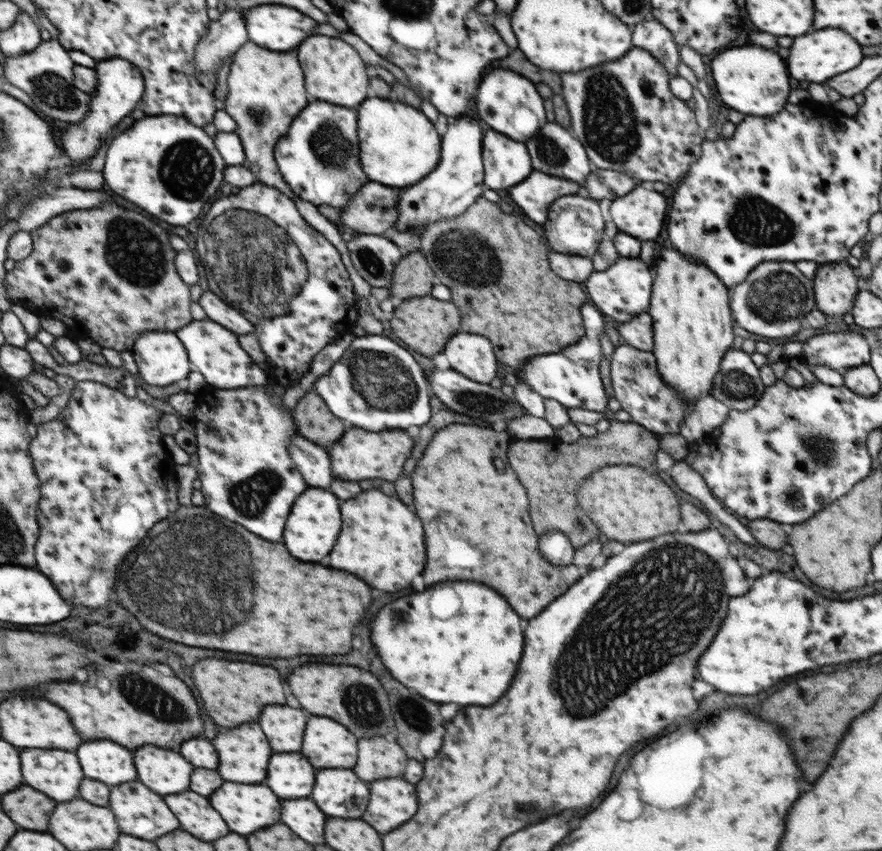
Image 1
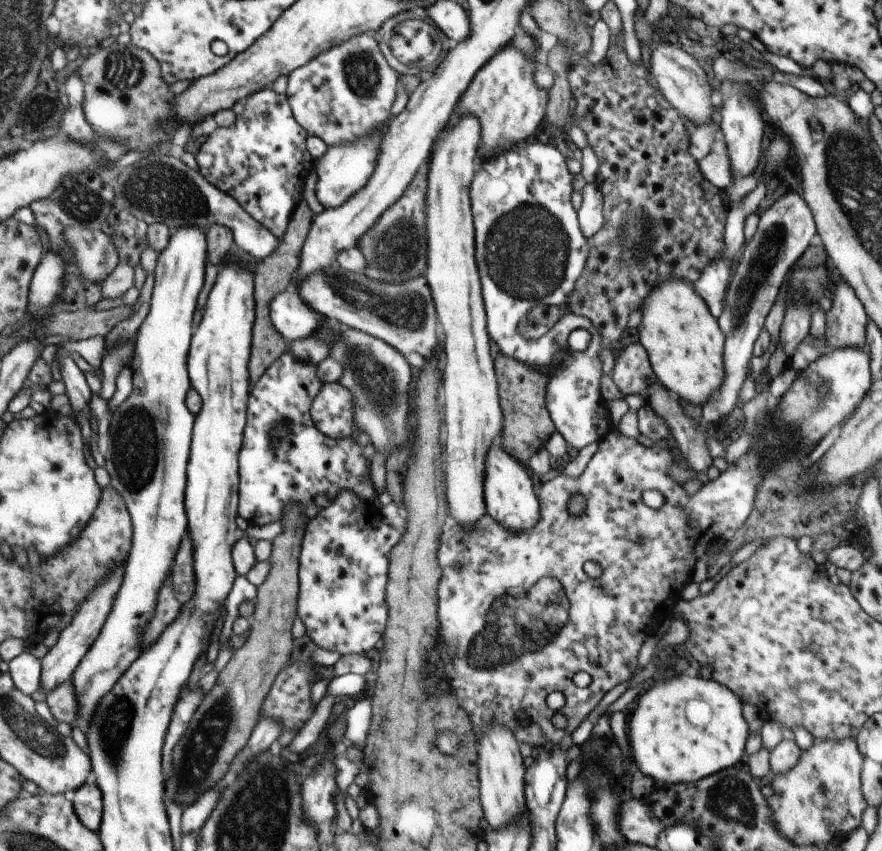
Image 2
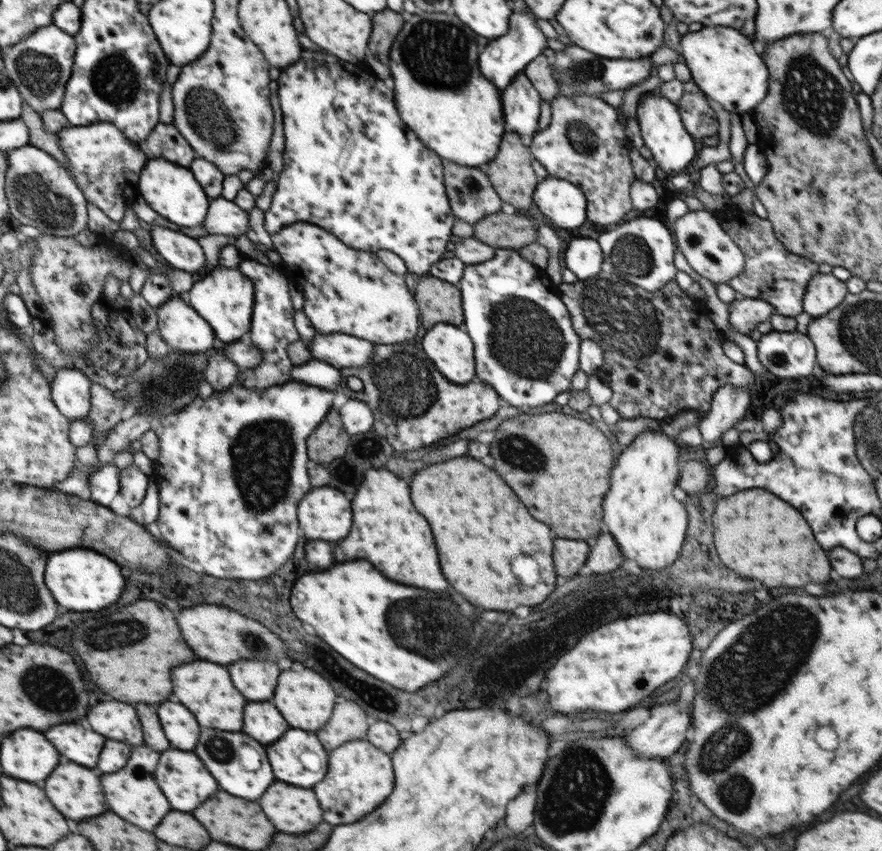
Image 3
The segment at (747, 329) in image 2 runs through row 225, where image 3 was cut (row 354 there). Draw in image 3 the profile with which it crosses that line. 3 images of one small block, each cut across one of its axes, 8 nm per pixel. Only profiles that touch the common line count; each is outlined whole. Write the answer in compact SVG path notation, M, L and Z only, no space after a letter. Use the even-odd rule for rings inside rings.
M772 331L757 341L757 355L766 370L782 378L802 378L816 370L816 349L807 334Z

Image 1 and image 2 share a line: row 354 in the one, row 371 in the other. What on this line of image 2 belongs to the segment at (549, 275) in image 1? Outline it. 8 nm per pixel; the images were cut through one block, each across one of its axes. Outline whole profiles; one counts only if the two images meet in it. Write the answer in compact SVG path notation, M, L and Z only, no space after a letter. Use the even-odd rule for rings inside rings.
M500 352L498 358L495 359L495 373L497 376L497 383L499 386L499 403L503 410L504 420L504 434L498 438L498 443L503 449L506 449L515 459L518 459L525 465L525 469L529 471L526 466L529 458L540 449L544 448L550 435L555 431L555 424L550 418L547 404L547 378L541 371L537 371L523 362L518 362L516 359L505 357Z

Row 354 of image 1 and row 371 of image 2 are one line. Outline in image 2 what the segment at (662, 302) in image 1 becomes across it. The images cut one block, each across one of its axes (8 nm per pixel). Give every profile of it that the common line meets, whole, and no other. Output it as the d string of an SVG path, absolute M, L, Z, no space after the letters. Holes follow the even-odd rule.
M668 277L654 285L643 300L639 342L646 349L659 382L687 404L703 404L724 380L725 336L707 302L686 279Z

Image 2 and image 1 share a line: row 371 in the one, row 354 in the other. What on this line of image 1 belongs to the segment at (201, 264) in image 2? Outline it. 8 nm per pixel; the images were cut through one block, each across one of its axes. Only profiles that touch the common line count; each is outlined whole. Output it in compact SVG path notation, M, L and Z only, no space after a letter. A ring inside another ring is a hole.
M172 331L143 333L130 351L147 384L168 386L190 372L187 352Z

